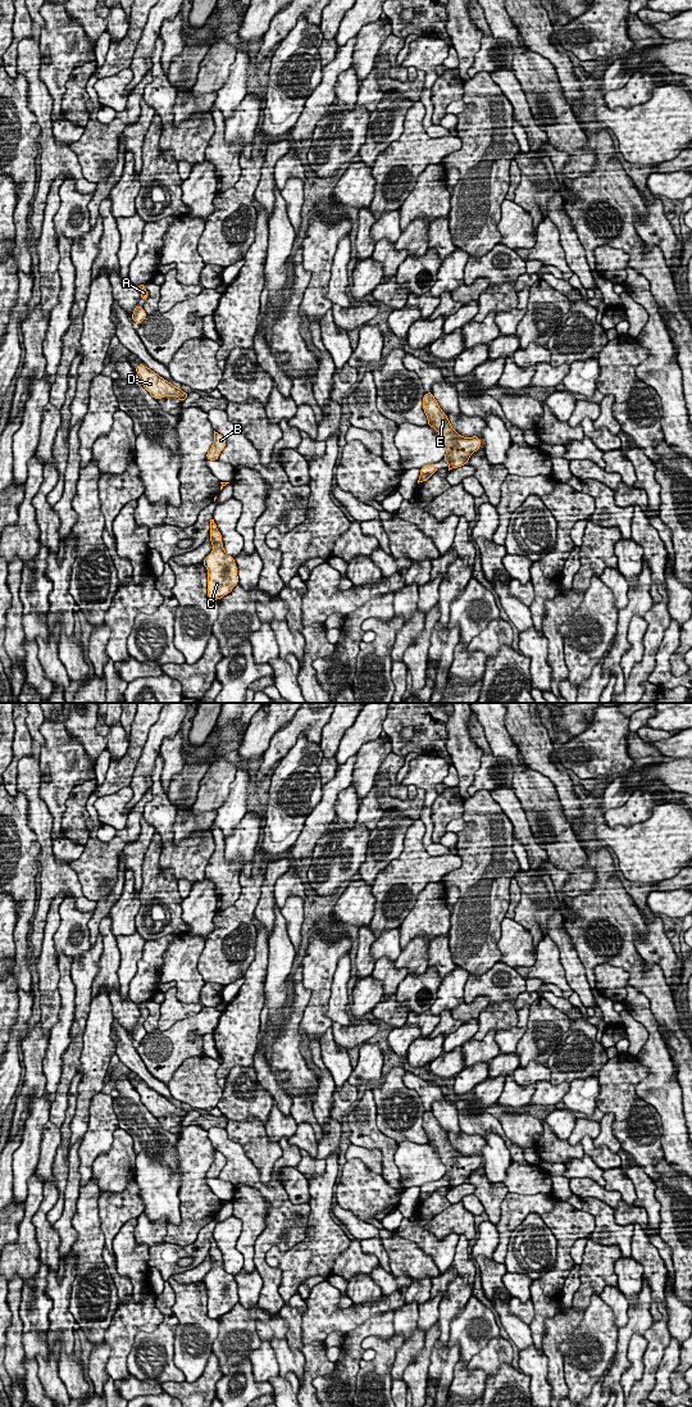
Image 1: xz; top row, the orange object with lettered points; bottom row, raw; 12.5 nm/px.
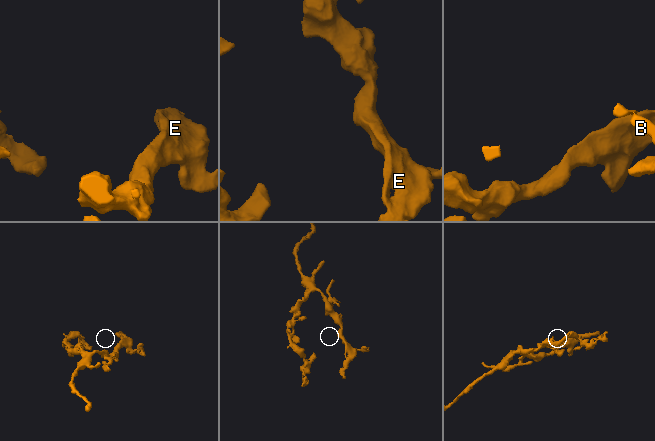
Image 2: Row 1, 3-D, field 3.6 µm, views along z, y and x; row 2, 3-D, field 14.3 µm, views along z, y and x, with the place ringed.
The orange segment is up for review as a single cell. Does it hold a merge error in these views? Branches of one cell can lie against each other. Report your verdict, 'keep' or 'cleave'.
keep

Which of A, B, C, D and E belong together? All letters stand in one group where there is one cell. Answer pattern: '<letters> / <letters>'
A B C D E

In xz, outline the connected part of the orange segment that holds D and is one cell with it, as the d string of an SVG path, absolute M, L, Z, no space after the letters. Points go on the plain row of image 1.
M141 1081L135 1088L141 1097L142 1104L150 1111L154 1117L159 1118L164 1115L176 1115L182 1120L187 1117L188 1112L173 1104L170 1100L160 1095L150 1086L142 1084Z

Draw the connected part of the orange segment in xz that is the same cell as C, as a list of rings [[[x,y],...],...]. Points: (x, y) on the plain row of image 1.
[[[210,1238],[210,1260],[214,1267],[205,1275],[202,1283],[208,1288],[208,1316],[218,1319],[238,1303],[237,1284],[235,1276],[224,1270],[222,1252],[214,1238]]]

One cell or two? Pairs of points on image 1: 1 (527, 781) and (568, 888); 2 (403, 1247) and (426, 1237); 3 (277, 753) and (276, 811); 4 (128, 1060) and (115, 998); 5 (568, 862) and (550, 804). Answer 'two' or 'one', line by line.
1: one
2: two
3: two
4: two
5: one

